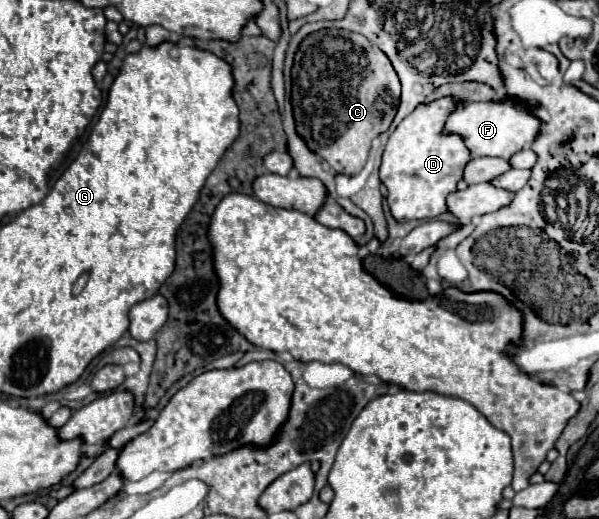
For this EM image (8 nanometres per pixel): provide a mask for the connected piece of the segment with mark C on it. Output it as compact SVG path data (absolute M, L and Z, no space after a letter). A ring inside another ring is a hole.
M338 28L320 30L304 38L296 54L298 56L294 56L294 66L290 72L292 76L290 100L294 110L296 132L314 154L318 154L320 158L324 158L324 162L328 162L328 166L336 174L356 176L366 164L372 140L382 132L386 132L392 124L392 118L400 102L398 74L394 72L388 56L382 50L374 48L364 36Z

